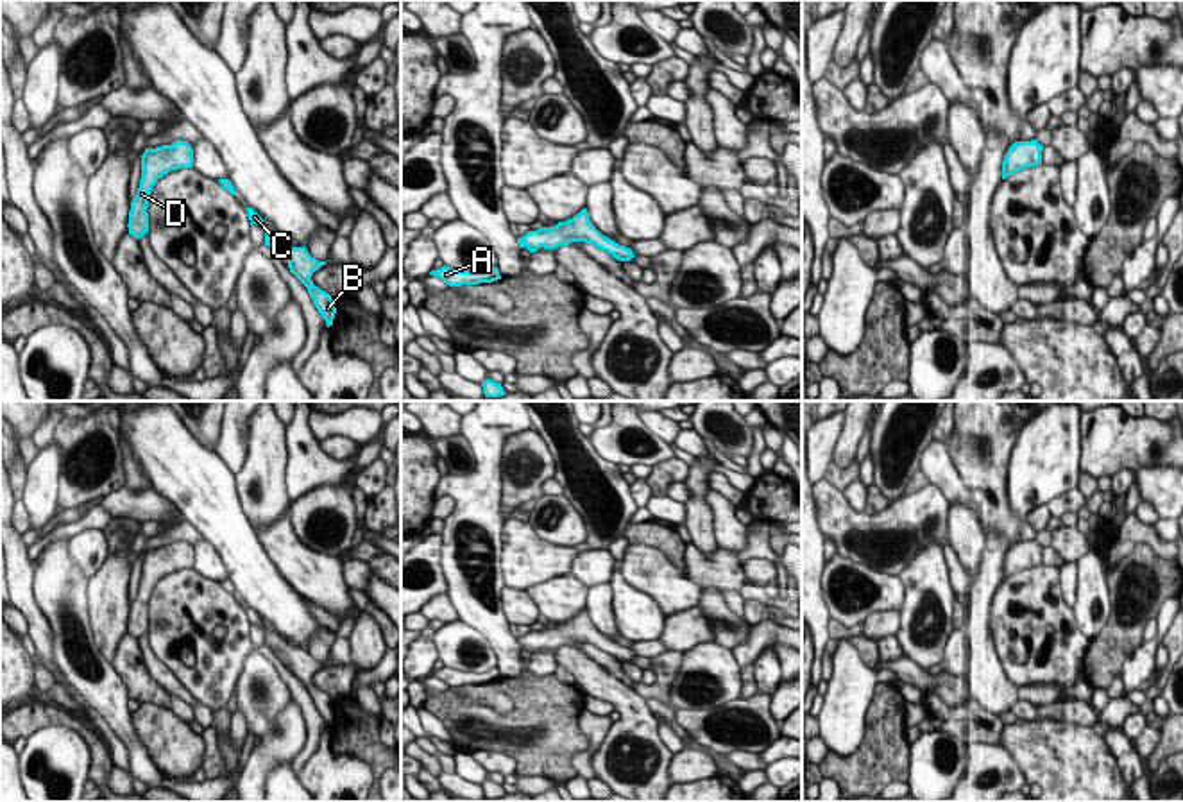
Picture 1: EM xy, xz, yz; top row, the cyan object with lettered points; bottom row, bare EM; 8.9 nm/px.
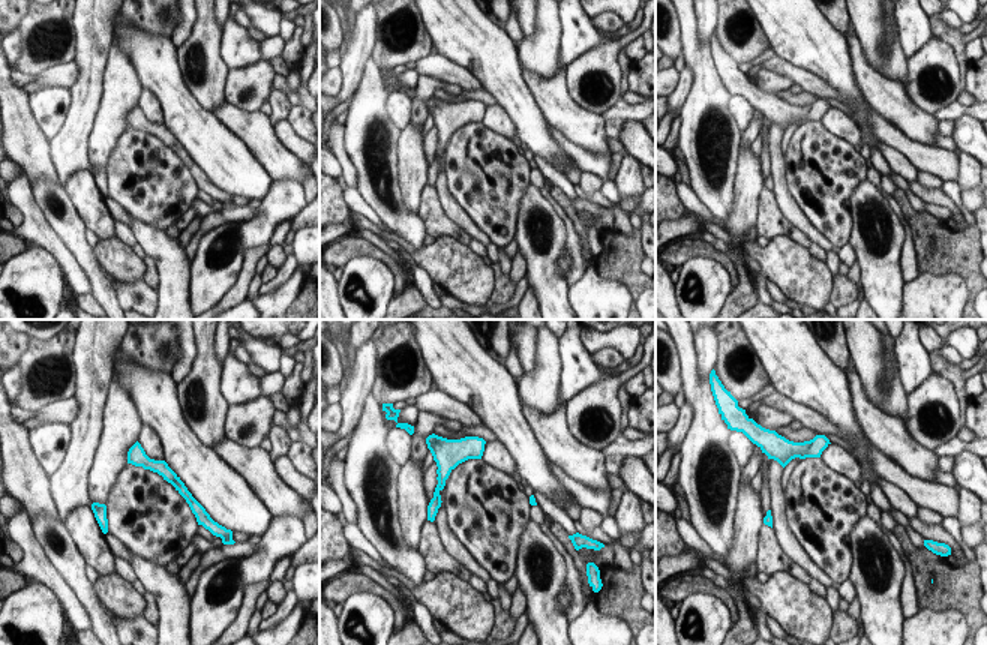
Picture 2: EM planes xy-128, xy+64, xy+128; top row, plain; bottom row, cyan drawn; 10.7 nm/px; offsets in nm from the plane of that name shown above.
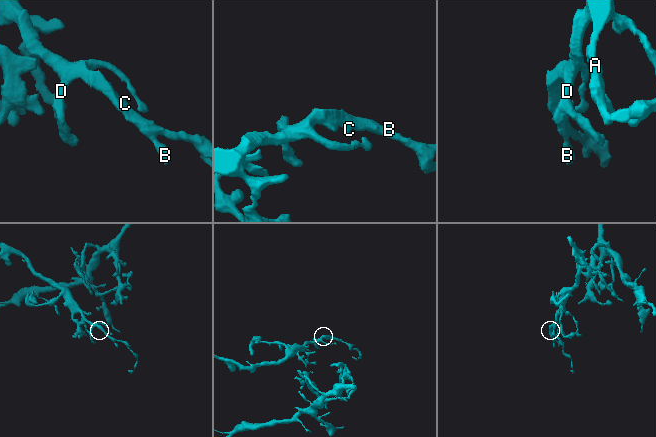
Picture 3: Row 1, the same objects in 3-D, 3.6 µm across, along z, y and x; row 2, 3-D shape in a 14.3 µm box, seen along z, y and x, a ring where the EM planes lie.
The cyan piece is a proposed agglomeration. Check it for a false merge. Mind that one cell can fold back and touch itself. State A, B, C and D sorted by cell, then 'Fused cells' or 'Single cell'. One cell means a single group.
Groups: A B C D. Single cell

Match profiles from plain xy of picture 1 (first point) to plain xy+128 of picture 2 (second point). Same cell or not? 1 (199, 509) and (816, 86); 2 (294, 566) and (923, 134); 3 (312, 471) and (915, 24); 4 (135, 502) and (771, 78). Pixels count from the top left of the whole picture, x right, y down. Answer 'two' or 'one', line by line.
1: two
2: one
3: one
4: two

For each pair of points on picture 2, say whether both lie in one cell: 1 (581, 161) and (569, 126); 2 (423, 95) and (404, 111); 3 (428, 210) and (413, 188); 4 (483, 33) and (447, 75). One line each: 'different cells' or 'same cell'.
1: different cells
2: different cells
3: different cells
4: different cells

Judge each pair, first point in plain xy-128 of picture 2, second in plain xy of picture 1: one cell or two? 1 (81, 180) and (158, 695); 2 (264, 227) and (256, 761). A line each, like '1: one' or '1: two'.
1: one
2: one

